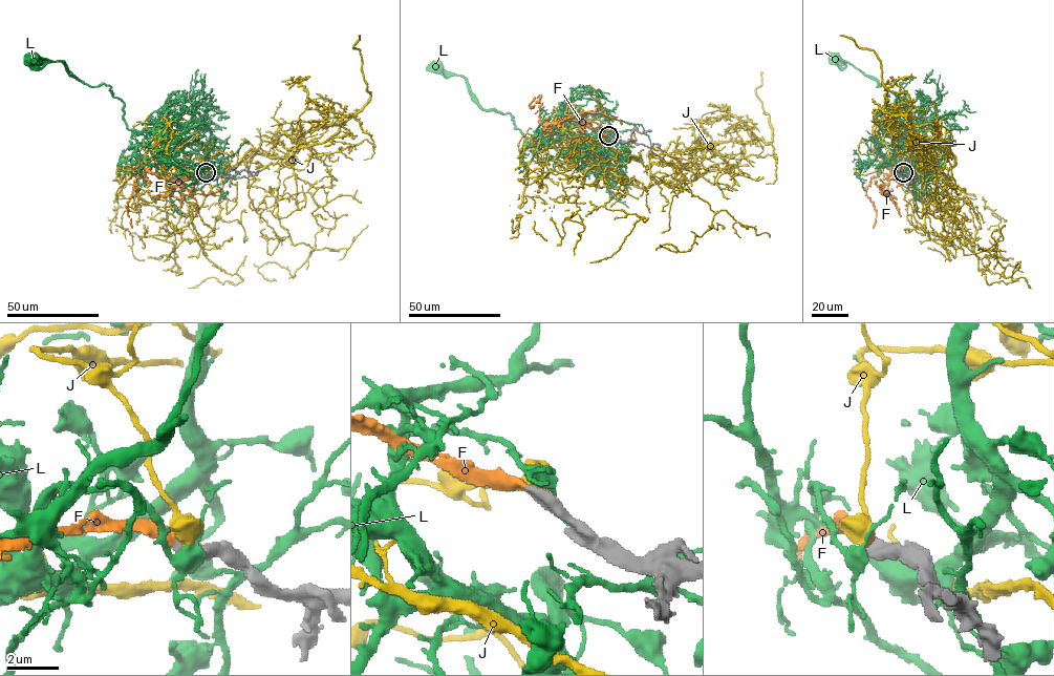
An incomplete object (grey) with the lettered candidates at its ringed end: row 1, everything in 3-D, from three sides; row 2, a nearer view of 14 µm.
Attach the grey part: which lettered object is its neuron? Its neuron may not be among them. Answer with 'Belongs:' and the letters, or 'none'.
Belongs: F

